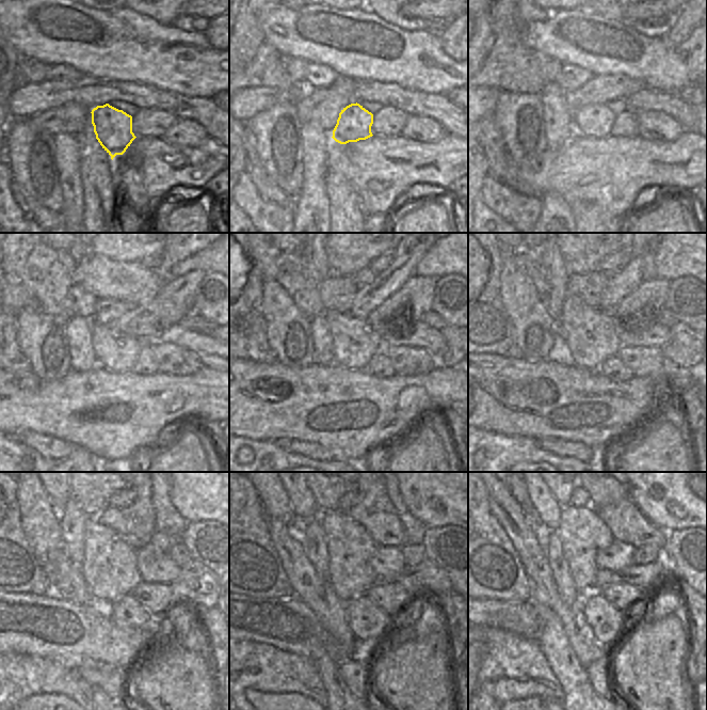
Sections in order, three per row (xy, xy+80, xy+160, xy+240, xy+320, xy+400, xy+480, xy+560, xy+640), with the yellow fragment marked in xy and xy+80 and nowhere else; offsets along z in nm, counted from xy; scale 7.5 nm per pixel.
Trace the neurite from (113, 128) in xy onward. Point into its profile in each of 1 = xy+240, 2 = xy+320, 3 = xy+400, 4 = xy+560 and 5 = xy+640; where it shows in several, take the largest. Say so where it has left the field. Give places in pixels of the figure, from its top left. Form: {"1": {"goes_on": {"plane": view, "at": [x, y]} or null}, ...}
{"1": {"goes_on": {"plane": "xy+240", "at": [118, 352]}}, "2": {"goes_on": {"plane": "xy+320", "at": [354, 342]}}, "3": {"goes_on": {"plane": "xy+400", "at": [589, 333]}}, "4": {"goes_on": {"plane": "xy+560", "at": [350, 548]}}, "5": {"goes_on": {"plane": "xy+640", "at": [582, 533]}}}

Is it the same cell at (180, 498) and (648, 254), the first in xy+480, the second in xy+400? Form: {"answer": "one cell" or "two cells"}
{"answer": "two cells"}

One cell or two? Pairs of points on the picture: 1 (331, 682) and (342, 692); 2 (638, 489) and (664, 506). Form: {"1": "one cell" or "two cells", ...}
{"1": "one cell", "2": "one cell"}

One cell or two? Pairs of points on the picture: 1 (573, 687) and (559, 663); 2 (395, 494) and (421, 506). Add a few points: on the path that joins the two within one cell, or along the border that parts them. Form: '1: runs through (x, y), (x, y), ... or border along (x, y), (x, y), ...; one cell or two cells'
1: runs through (573, 681), (573, 677), (564, 668); one cell
2: border along (398, 483), (398, 489), (404, 505), (416, 518); two cells

